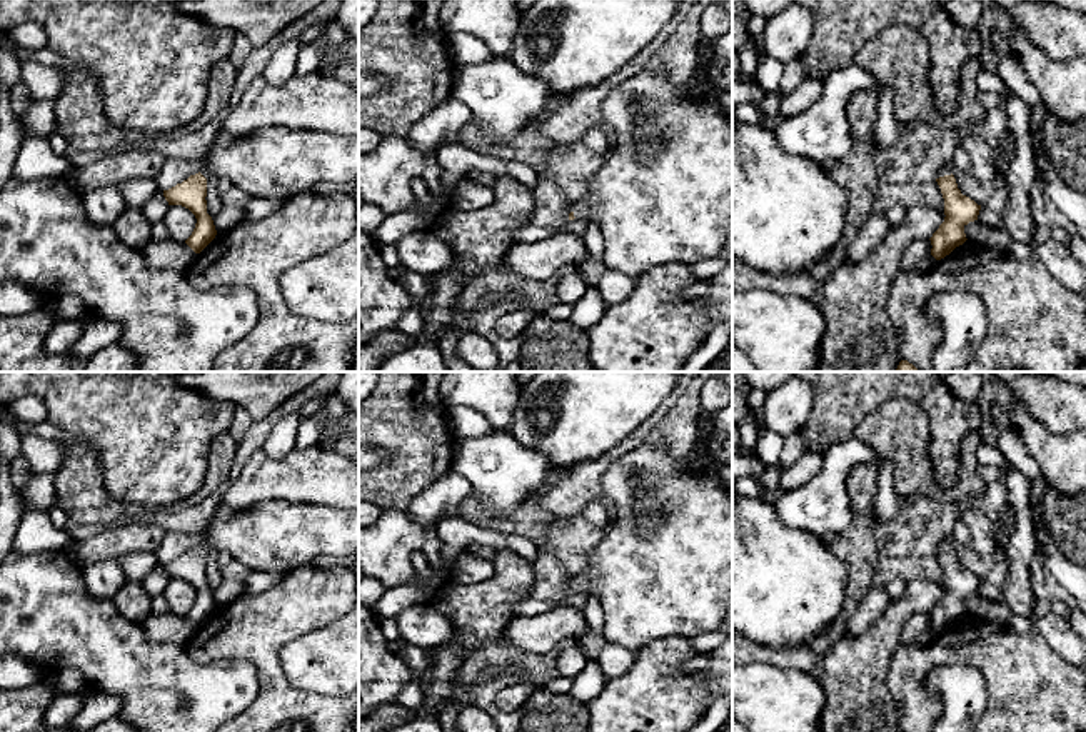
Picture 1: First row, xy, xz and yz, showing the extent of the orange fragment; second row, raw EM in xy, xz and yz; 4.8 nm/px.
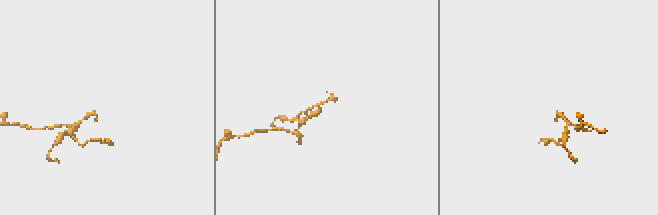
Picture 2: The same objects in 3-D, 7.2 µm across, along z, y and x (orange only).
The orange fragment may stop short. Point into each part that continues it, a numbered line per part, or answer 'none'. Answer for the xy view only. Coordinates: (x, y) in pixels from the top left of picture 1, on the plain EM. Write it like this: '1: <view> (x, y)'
1: xy (277, 536)

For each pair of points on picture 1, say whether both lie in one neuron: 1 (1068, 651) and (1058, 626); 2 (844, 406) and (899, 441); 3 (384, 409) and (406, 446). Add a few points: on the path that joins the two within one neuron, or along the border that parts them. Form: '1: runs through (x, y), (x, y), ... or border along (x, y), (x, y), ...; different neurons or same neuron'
1: runs through (1068, 644), (1058, 632); same neuron
2: border along (898, 397), (886, 399), (876, 407), (853, 436); different neurons
3: runs through (392, 417), (406, 431), (406, 437); same neuron

